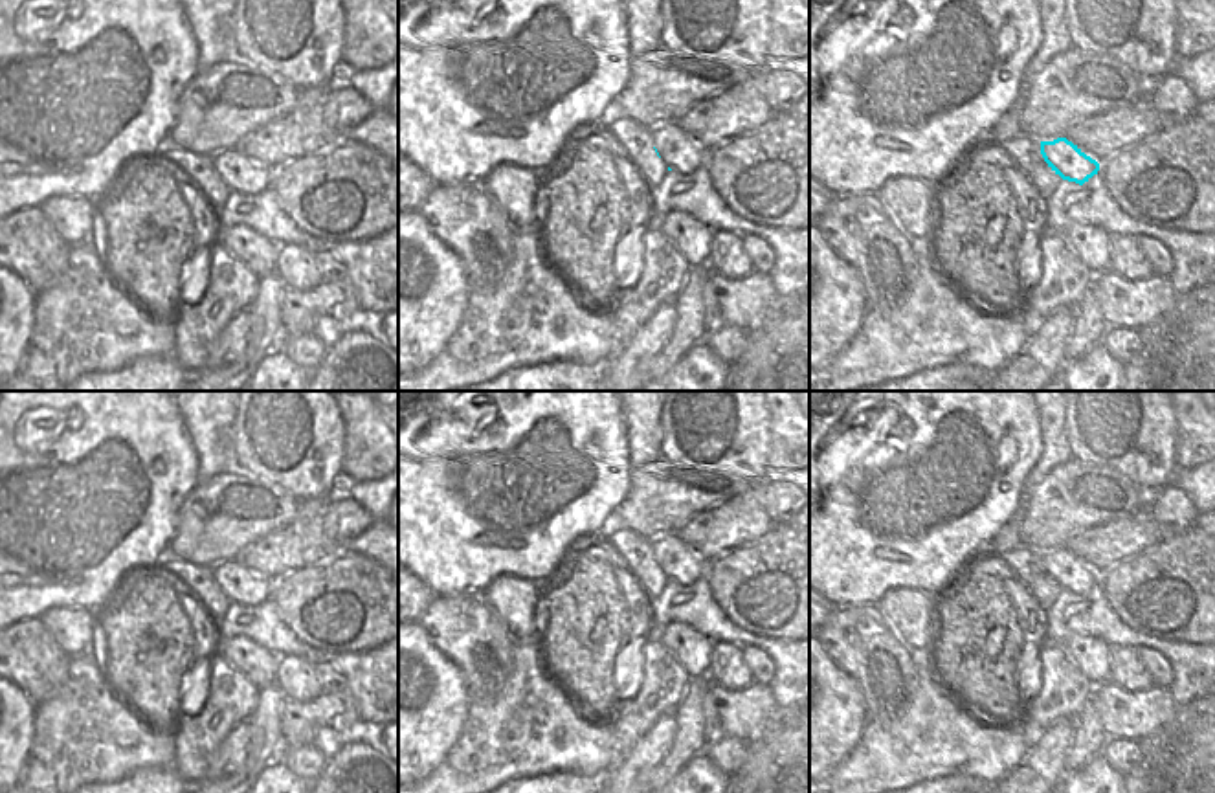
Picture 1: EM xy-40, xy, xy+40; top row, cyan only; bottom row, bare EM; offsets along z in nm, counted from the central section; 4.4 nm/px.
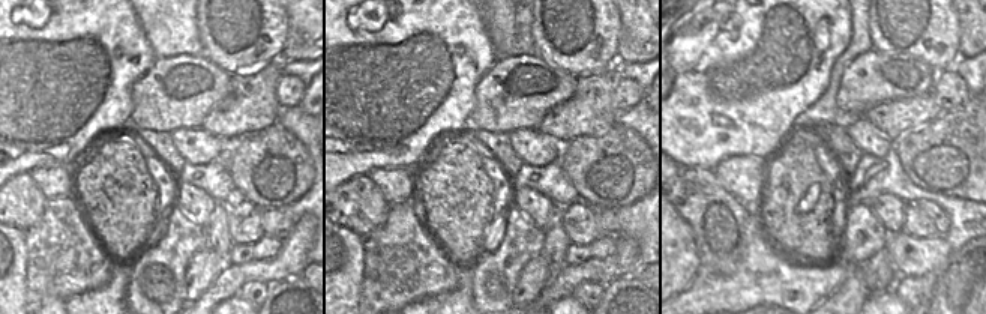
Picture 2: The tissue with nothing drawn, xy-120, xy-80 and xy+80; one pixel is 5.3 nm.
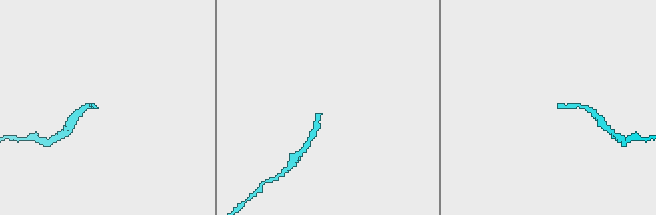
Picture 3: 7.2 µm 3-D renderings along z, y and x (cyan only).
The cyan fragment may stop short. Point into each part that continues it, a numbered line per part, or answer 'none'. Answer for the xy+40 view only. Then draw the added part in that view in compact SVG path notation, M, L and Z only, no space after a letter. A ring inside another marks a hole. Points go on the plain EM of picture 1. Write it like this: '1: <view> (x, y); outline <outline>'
none

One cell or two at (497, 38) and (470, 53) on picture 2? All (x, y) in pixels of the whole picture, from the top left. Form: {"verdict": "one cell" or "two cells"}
{"verdict": "two cells"}

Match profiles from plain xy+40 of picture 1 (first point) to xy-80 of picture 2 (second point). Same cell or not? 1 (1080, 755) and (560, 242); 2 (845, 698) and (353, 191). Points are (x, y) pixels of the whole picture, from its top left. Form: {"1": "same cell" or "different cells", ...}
{"1": "same cell", "2": "different cells"}

